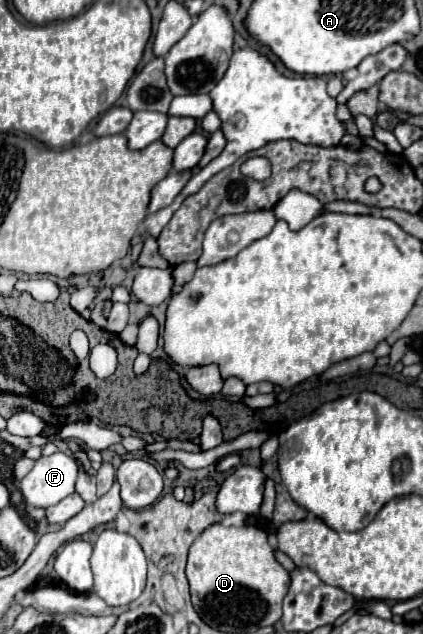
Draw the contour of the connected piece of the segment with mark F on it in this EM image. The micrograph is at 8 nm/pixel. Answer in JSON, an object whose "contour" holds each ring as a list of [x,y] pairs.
{"contour":[[[59,451],[41,457],[31,473],[19,483],[19,489],[29,505],[51,507],[75,491],[77,473],[77,461]]]}

